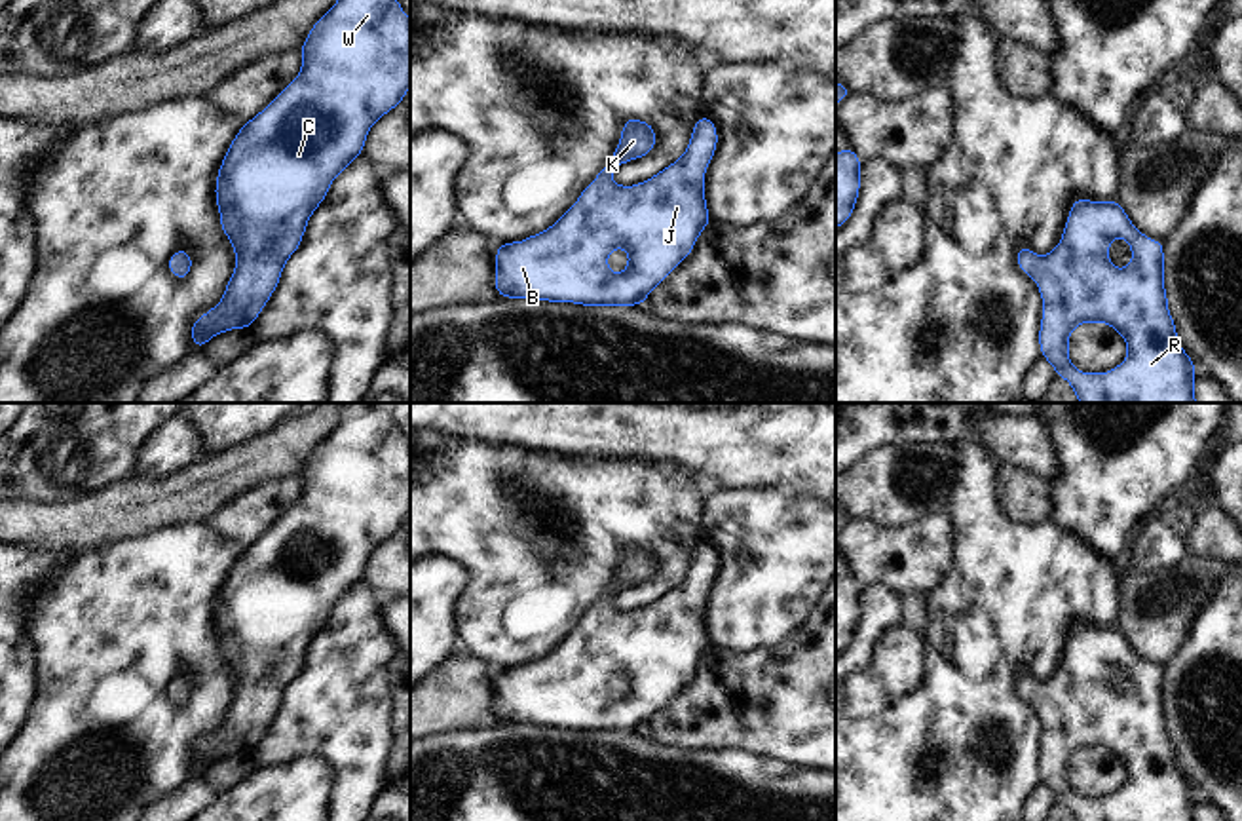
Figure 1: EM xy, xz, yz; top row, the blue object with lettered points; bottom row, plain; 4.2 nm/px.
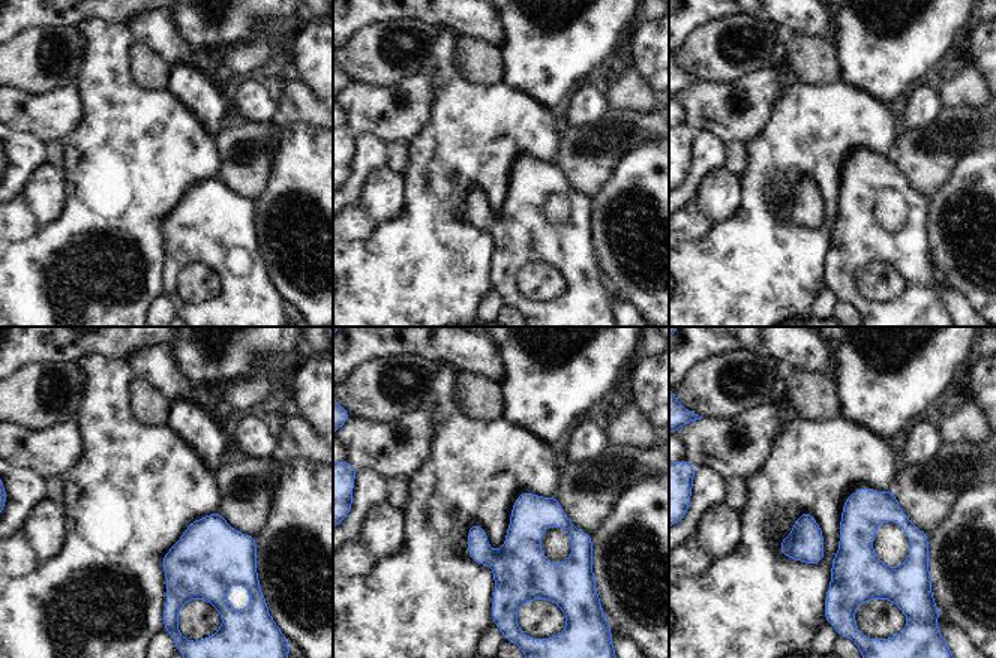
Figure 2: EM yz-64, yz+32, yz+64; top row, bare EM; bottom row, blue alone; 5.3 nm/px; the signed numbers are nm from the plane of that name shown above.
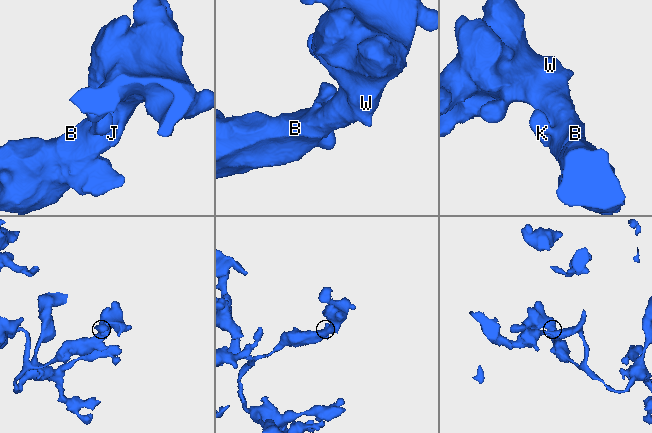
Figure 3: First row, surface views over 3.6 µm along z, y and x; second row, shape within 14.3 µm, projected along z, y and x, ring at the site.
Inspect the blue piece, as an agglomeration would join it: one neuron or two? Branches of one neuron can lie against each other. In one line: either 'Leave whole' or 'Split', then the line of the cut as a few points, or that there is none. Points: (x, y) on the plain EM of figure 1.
Leave whole. No split.

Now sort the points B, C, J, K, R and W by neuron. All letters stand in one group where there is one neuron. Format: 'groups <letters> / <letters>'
groups B C J K R W

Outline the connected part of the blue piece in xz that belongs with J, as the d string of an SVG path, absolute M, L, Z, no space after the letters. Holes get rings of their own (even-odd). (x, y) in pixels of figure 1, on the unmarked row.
M701 540L687 574L676 587L638 610L623 612L612 606L619 591L648 582L655 572L653 551L627 544L612 583L555 650L522 667L498 669L494 701L498 720L577 732L644 732L651 716L691 680L701 658L712 648L705 601L718 574L718 553ZM619 673L627 677L629 690L615 699L608 694L608 682Z

